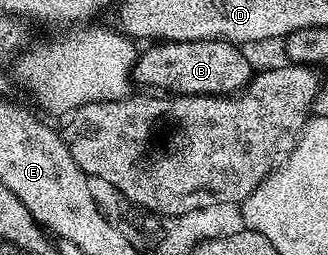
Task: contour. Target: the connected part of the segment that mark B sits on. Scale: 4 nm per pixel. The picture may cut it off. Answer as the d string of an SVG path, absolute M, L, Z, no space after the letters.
M191 40L190 42L152 42L136 57L132 79L137 85L161 88L164 94L181 96L230 96L243 92L254 75L254 67L241 49L228 40Z

